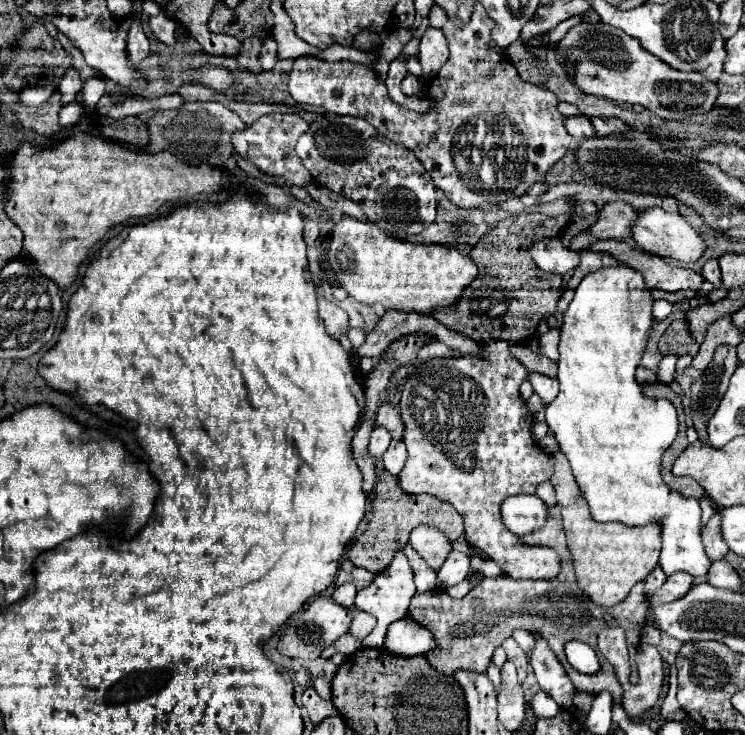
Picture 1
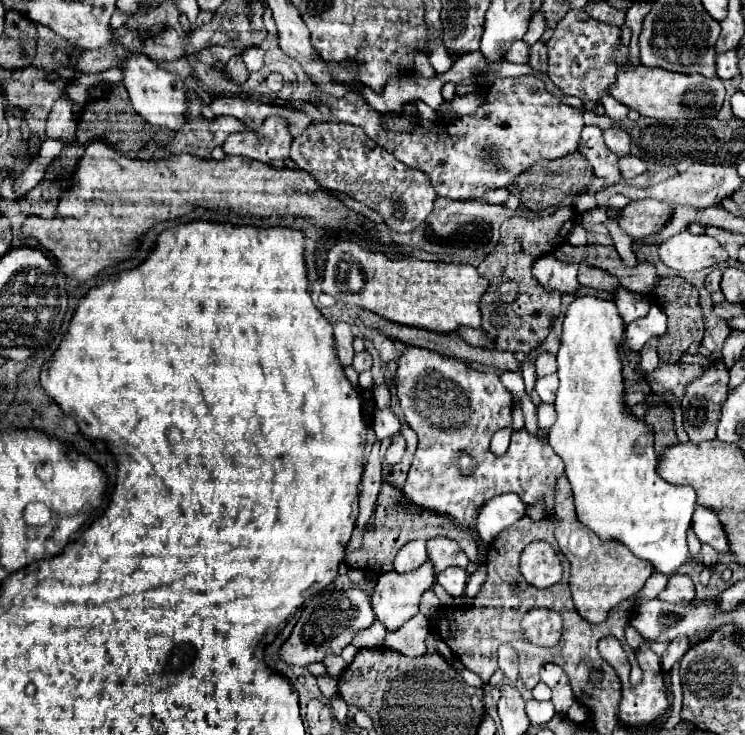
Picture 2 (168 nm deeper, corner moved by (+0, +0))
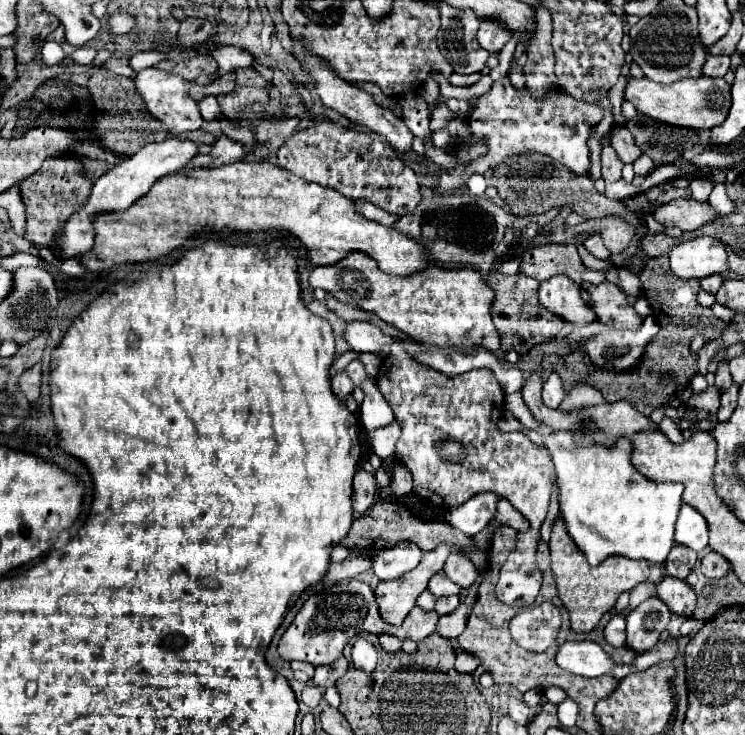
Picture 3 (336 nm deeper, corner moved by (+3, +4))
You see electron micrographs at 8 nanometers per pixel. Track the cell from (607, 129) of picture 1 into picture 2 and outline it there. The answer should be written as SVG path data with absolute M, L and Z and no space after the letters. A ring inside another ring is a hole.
M620 128L604 130L604 142L618 156L626 156L630 152L630 136Z

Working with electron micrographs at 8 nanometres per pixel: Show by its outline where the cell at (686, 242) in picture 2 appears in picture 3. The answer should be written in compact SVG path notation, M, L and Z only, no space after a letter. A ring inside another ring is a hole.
M709 236L687 240L669 252L673 274L681 280L707 278L729 272L725 246Z

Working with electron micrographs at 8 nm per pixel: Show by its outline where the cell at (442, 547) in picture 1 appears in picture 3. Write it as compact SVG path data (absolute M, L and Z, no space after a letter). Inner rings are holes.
M449 556L449 564L445 564L445 574L461 588L469 588L479 578L479 570L467 556Z

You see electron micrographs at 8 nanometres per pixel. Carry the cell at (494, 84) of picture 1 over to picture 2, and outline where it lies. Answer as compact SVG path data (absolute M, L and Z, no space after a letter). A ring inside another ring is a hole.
M496 78L494 84L484 88L484 98L486 102L470 116L462 116L456 122L436 123L430 130L417 124L412 132L386 132L382 128L382 114L374 112L362 96L346 94L334 98L316 86L310 102L324 102L334 118L362 126L372 140L376 136L376 142L406 166L422 170L430 178L436 194L450 200L482 198L490 190L508 188L534 162L562 158L576 150L580 130L584 128L582 110L558 102L546 92L540 78Z

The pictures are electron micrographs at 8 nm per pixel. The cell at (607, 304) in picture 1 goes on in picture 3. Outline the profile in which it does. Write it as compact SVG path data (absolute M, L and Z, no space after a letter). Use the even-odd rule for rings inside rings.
M573 432L547 436L547 448L557 472L559 514L571 540L591 566L601 564L609 556L663 564L673 548L673 524L683 504L683 484L653 482L641 476L629 460L633 450L629 440L621 440L611 448L579 448L573 440Z

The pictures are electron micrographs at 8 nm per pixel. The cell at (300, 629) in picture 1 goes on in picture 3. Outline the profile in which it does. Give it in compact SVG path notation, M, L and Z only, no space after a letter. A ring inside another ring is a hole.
M347 580L347 582L341 582L333 590L325 590L325 592L309 596L309 600L303 604L299 614L295 616L293 624L287 628L287 632L279 640L279 654L283 660L303 660L313 666L327 666L327 664L333 664L337 658L341 658L345 644L361 632L371 632L377 636L391 634L391 636L397 636L399 640L409 638L409 640L421 642L431 632L435 632L437 620L439 620L437 612L427 614L415 606L405 618L403 626L399 628L391 626L381 620L371 586L359 580Z

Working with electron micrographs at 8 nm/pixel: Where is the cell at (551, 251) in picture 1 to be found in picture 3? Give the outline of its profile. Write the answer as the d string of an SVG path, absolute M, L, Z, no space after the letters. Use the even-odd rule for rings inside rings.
M557 276L541 284L539 302L545 310L549 310L565 322L577 326L595 322L595 312L581 300L581 290L573 288L573 284L565 280L565 276Z

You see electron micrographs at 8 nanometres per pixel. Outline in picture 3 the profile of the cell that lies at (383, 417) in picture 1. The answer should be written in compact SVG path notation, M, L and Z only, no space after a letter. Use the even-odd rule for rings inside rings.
M353 360L349 362L349 366L345 368L345 372L349 374L349 378L359 386L359 382L363 382L367 378L367 372L365 372L365 366L361 360Z

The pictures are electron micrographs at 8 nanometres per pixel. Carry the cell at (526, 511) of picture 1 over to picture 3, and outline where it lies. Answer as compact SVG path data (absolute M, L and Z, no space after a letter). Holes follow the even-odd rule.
M477 494L471 496L465 504L461 506L453 506L447 508L445 512L445 522L451 524L453 528L461 530L467 536L475 536L477 532L481 532L483 528L489 526L491 518L495 516L495 506L497 506L499 496L497 494Z

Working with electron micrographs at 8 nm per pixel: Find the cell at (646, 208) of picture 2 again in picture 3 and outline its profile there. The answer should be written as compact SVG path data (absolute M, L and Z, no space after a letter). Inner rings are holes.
M677 198L659 206L653 216L665 228L679 226L681 230L697 230L721 218L721 214L709 202L697 202L695 198Z

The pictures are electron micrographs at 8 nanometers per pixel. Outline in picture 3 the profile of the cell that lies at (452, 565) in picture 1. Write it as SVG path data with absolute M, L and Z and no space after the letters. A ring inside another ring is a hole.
M441 574L441 576L433 576L433 580L429 582L429 592L431 592L435 598L441 598L441 596L459 594L461 588L457 588L457 584L453 584L445 574Z

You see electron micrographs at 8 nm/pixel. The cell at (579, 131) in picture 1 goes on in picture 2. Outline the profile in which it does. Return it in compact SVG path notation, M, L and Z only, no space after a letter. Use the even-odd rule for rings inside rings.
M584 126L580 134L578 152L586 156L596 176L606 178L608 184L620 182L620 170L618 170L618 156L614 152L608 152L602 130L598 126Z

